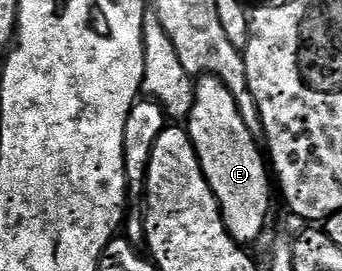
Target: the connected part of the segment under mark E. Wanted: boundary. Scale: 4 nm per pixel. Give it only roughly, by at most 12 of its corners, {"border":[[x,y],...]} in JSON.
{"border":[[195,80],[185,127],[228,234],[271,212],[264,149],[229,86]]}

